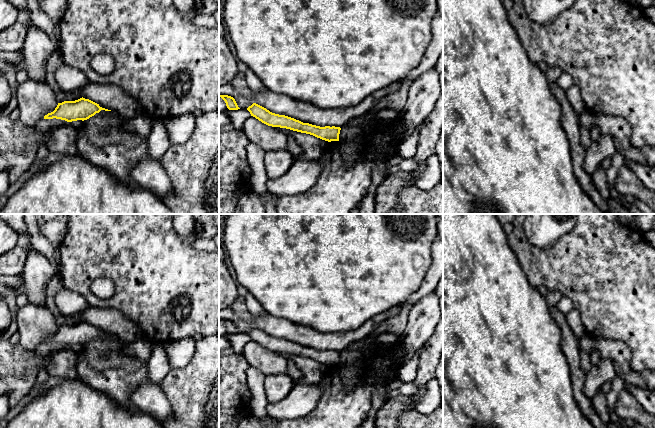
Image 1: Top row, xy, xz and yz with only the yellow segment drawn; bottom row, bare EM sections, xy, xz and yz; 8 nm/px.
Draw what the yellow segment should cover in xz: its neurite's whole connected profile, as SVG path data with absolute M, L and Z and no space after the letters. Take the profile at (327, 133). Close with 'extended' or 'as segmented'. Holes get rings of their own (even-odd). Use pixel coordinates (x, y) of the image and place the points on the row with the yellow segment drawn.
M256 103L249 106L247 110L250 112L251 116L268 126L286 128L301 133L310 134L328 142L339 141L339 134L341 130L340 127L320 127L309 123L303 123L285 115L272 113Z | as segmented

